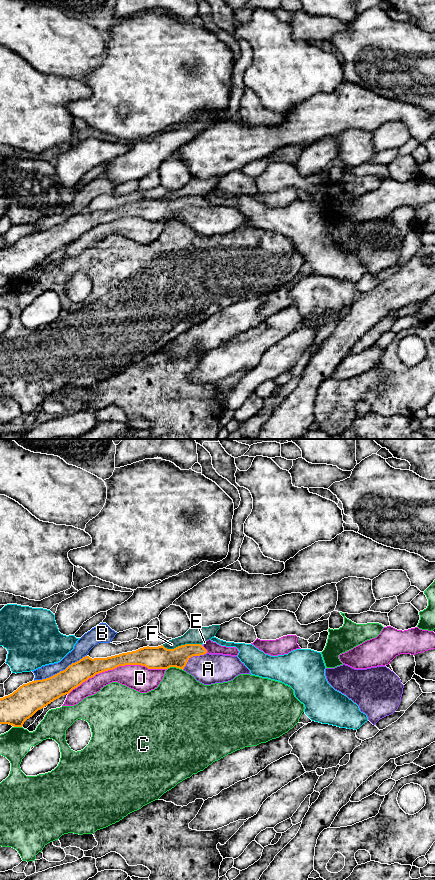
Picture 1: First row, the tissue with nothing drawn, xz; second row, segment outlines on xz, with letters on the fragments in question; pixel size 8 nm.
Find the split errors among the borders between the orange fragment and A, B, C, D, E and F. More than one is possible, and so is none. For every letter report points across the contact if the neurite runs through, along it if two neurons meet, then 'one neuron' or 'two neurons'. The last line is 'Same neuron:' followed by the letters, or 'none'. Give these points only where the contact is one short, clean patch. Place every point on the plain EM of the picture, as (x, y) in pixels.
A: way xz (161, 210), (192, 208), (208, 221); one neuron
B: two neurons
C: two neurons
D: two neurons
E: two neurons
F: two neurons
Same neuron: A

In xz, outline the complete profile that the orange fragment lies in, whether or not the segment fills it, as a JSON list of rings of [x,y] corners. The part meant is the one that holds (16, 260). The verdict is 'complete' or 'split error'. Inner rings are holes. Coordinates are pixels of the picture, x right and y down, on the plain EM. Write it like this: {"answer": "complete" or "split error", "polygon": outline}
{"answer": "split error", "polygon": [[[185,196],[174,201],[167,201],[163,197],[158,199],[143,199],[136,203],[122,205],[107,210],[90,210],[85,208],[72,215],[65,222],[42,232],[35,232],[23,236],[12,246],[0,250],[0,276],[9,276],[22,279],[24,274],[32,269],[38,262],[44,260],[54,252],[69,246],[96,226],[113,222],[119,218],[141,217],[148,221],[168,221],[176,219],[186,223],[204,237],[223,235],[233,232],[240,226],[250,226],[250,222],[237,208],[223,206],[209,206],[201,196]]]}

